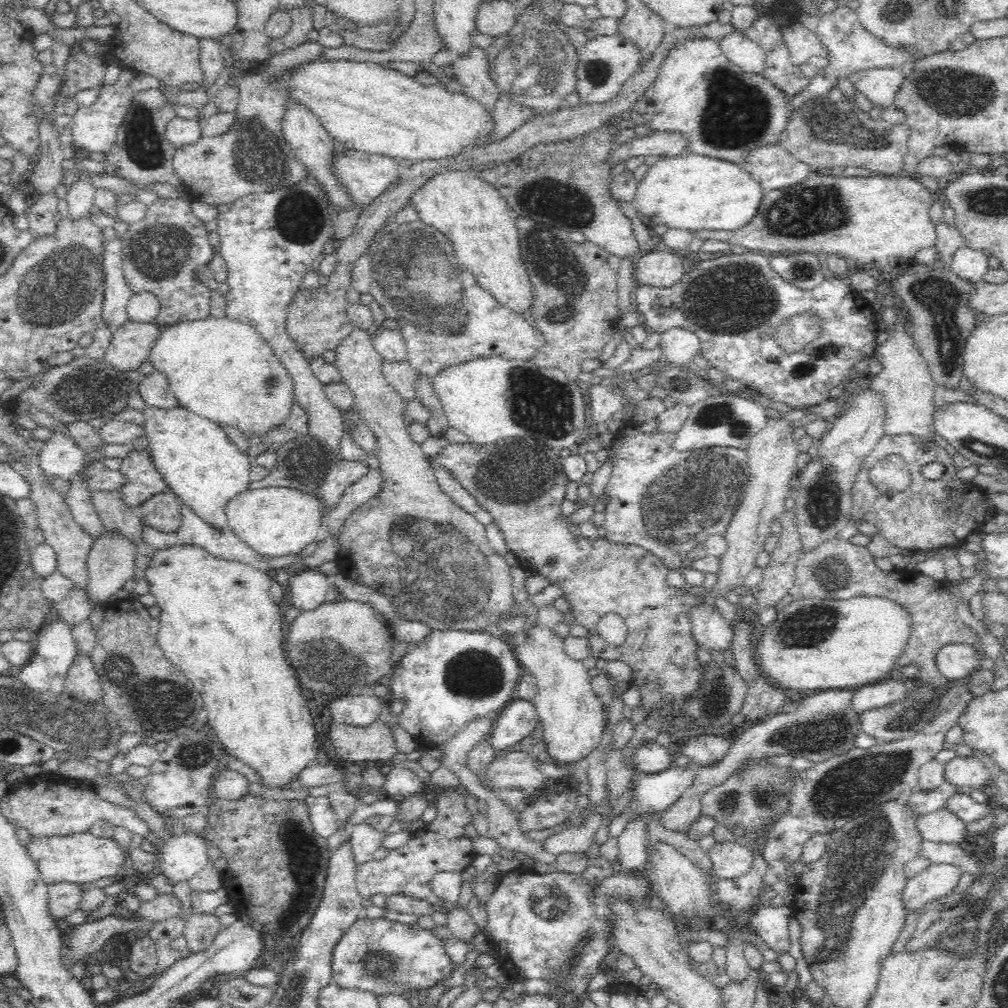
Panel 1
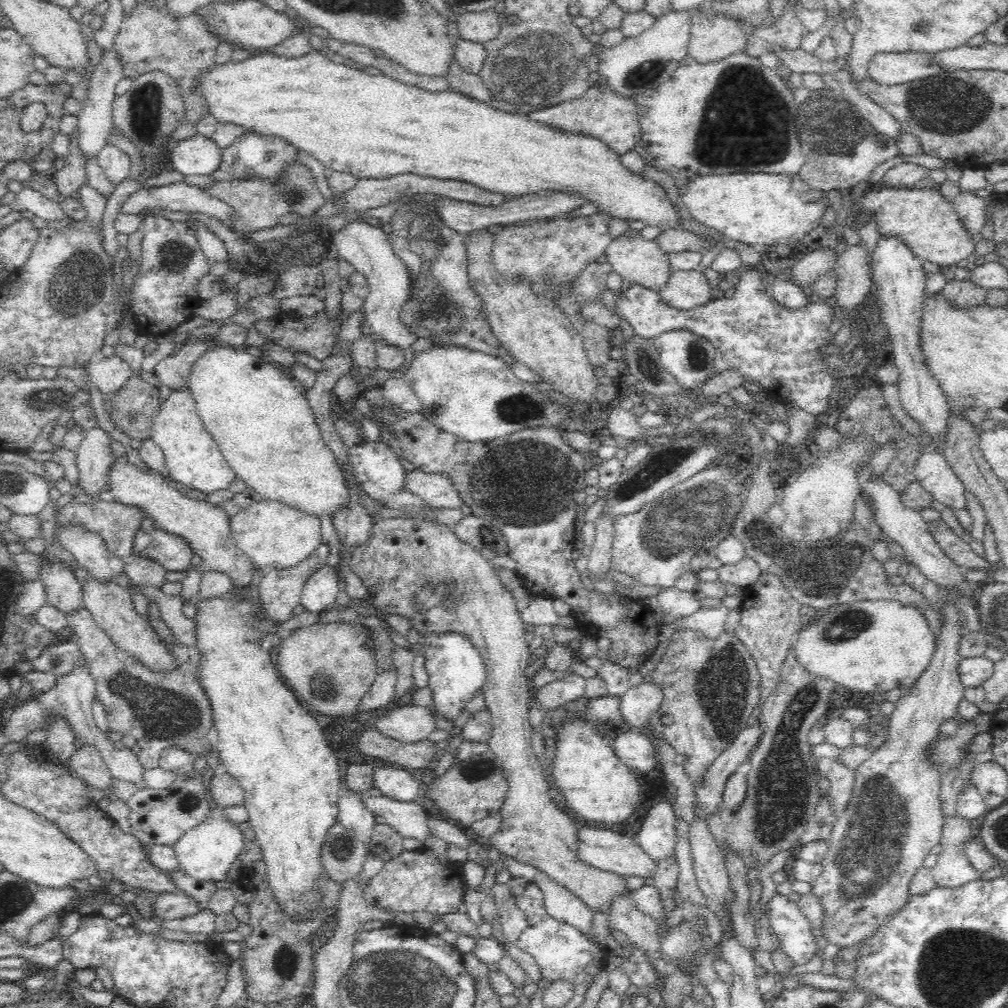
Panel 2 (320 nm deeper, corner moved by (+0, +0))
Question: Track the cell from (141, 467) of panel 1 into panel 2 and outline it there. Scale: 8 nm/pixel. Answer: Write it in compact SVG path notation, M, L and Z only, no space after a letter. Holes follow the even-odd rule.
M105 496L90 504L78 504L70 502L64 504L59 512L59 524L76 524L80 522L89 530L102 536L107 550L120 557L122 560L133 552L133 543L141 528L142 522L147 518L145 510L136 504L123 504L114 498Z

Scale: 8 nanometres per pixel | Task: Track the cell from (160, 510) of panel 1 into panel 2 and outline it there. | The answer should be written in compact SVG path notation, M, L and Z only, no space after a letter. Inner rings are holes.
M146 518L138 530L133 552L150 559L158 559L158 562L166 571L183 571L189 566L194 554L188 542L167 532L159 530L152 518Z

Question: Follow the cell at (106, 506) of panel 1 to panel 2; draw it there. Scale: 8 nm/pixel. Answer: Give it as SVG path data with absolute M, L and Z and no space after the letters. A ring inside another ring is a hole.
M132 552L124 558L123 572L136 586L144 584L161 589L166 584L166 570L158 559L150 559L140 553Z

